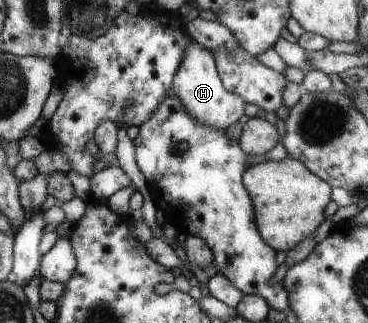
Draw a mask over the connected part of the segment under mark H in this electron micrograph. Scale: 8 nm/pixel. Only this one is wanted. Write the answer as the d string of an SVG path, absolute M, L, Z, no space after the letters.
M197 43L186 48L181 68L178 68L171 88L174 94L181 99L182 106L190 112L192 118L198 118L198 122L210 128L216 128L216 130L226 130L230 124L242 118L244 108L246 108L245 99L225 86L220 71L217 69L213 52Z

